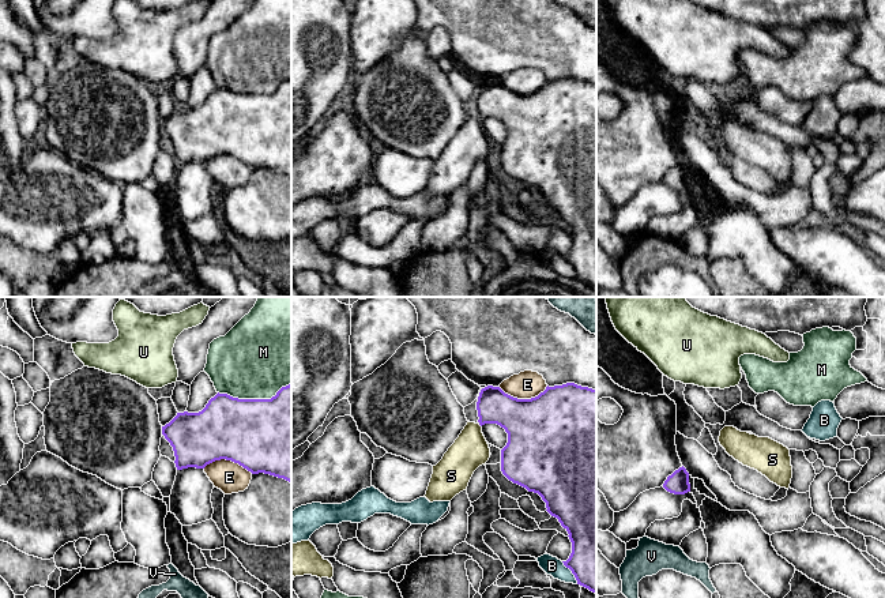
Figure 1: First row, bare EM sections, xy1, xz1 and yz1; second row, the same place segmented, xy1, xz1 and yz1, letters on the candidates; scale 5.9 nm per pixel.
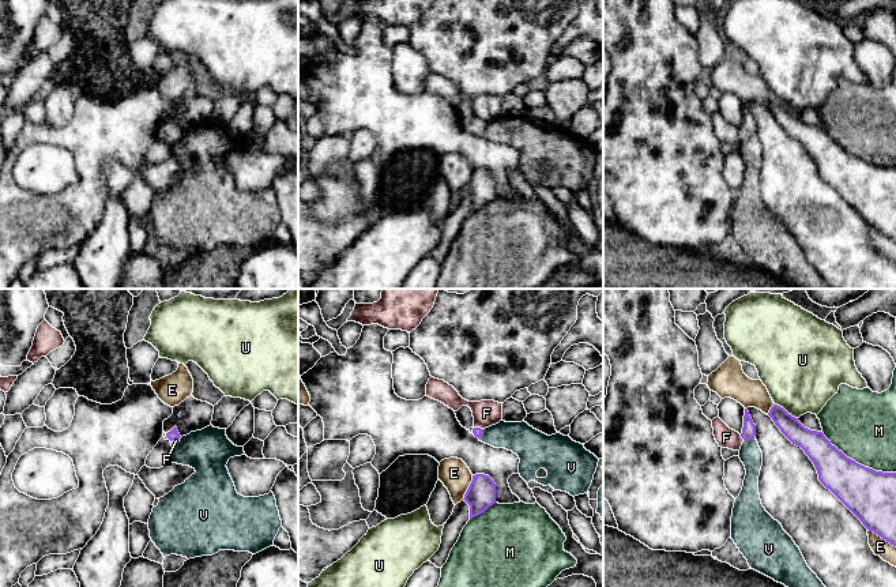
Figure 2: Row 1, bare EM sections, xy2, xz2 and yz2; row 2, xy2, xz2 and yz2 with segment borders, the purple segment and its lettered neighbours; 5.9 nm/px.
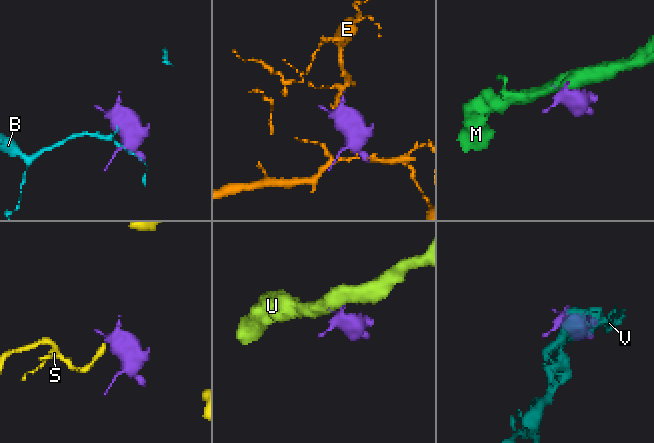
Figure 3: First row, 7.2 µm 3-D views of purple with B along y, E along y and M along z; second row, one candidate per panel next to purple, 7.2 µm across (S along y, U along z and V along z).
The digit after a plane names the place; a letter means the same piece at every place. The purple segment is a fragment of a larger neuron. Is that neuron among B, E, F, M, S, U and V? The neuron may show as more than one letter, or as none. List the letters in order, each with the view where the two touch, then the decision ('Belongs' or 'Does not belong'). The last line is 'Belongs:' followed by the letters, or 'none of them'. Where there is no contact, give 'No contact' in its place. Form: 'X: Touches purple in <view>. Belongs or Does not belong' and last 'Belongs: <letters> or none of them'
B: Touches purple in xz1. Does not belong
E: Touches purple in xz1. Does not belong
F: Touches purple in yz2. Does not belong
M: Touches purple in yz2. Does not belong
S: No contact. Belongs
U: Touches purple in yz2. Does not belong
V: Touches purple in yz2. Does not belong
Belongs: S

